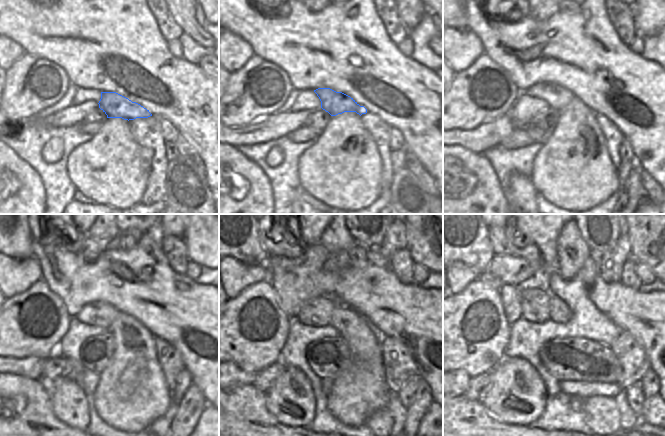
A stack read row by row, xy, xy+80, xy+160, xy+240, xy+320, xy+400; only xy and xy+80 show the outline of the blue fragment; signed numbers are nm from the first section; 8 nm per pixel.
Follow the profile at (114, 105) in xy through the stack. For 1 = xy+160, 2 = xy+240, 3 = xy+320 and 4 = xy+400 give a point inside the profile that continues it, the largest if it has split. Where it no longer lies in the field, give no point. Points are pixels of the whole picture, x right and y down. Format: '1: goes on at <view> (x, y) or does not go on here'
1: goes on at xy+160 (557, 97)
2: goes on at xy+240 (102, 314)
3: goes on at xy+320 (316, 312)
4: goes on at xy+400 (534, 301)

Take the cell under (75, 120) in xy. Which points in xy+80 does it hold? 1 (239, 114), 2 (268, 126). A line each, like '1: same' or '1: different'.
1: different
2: same

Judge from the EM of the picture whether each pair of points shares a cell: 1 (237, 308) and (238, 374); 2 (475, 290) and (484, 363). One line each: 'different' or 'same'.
1: different
2: same

